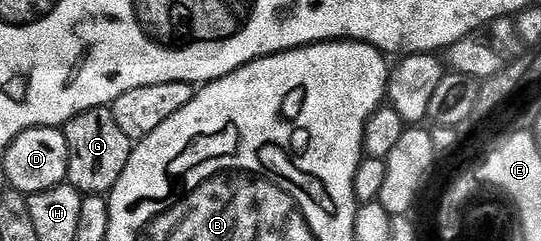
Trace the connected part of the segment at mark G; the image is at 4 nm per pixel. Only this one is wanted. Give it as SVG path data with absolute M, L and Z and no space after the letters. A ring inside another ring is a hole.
M109 106L93 107L64 124L68 141L68 173L70 186L87 195L109 196L110 190L120 181L120 173L130 160L135 144L124 137L120 125L116 125L113 110Z

